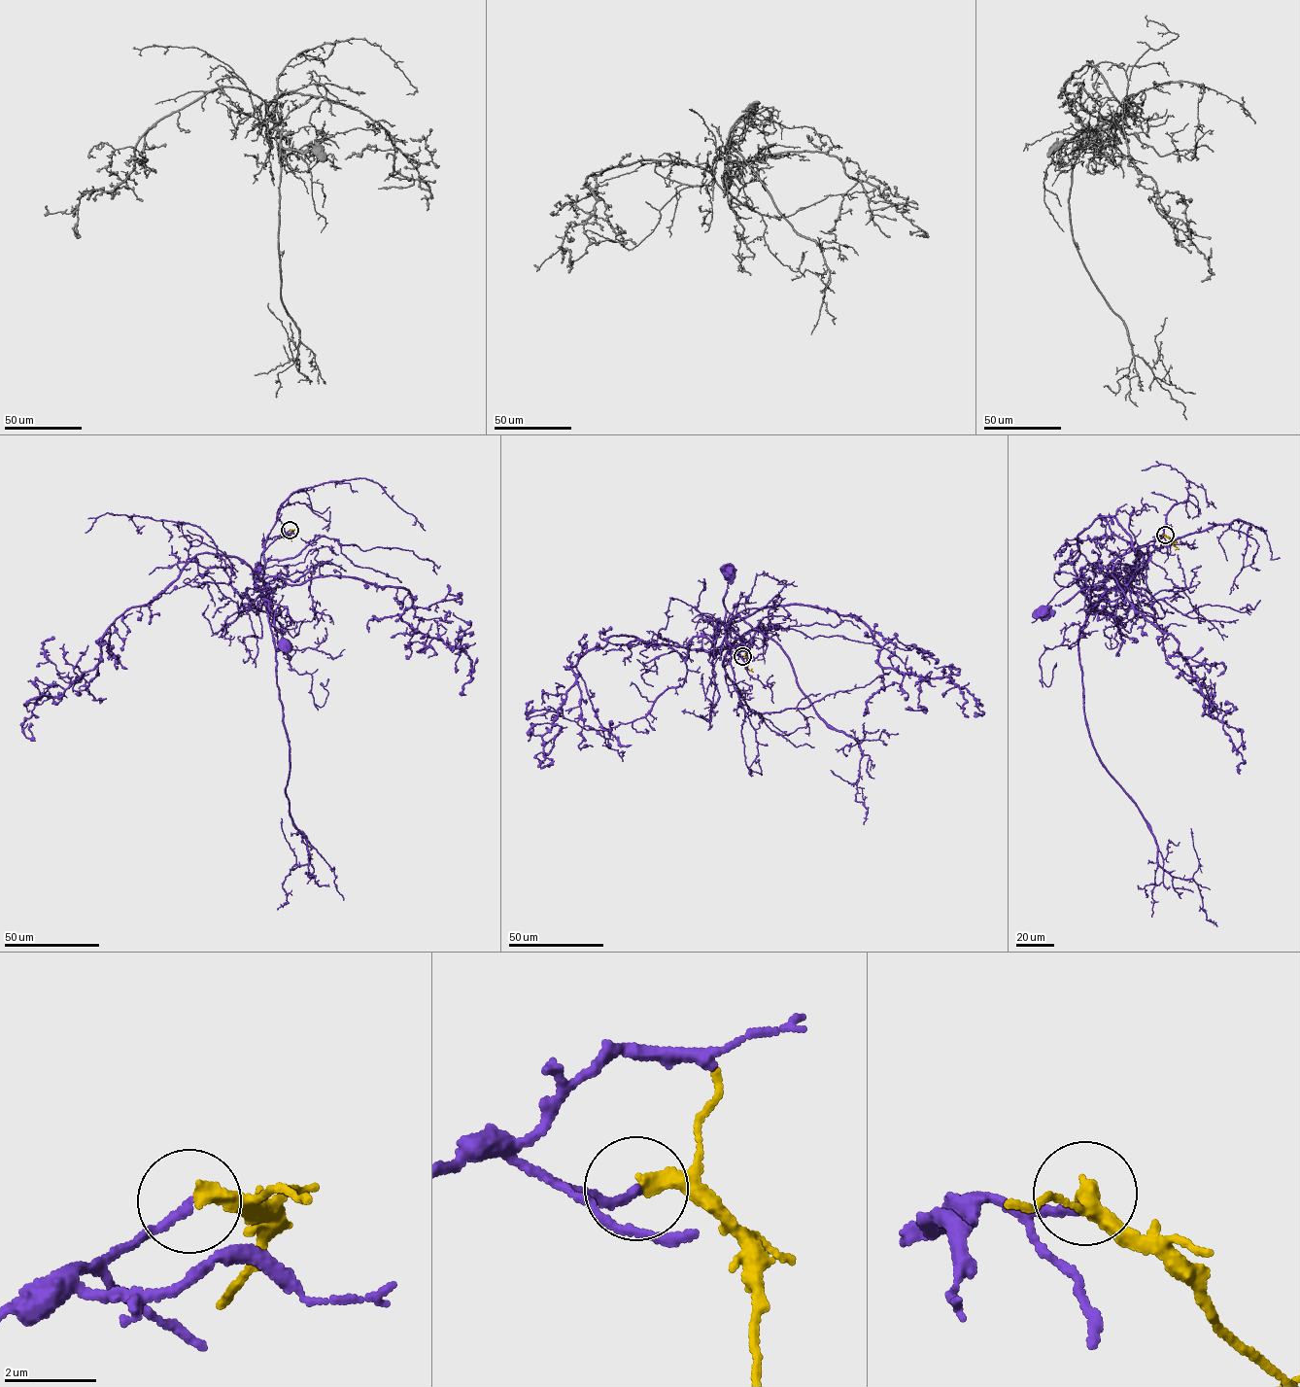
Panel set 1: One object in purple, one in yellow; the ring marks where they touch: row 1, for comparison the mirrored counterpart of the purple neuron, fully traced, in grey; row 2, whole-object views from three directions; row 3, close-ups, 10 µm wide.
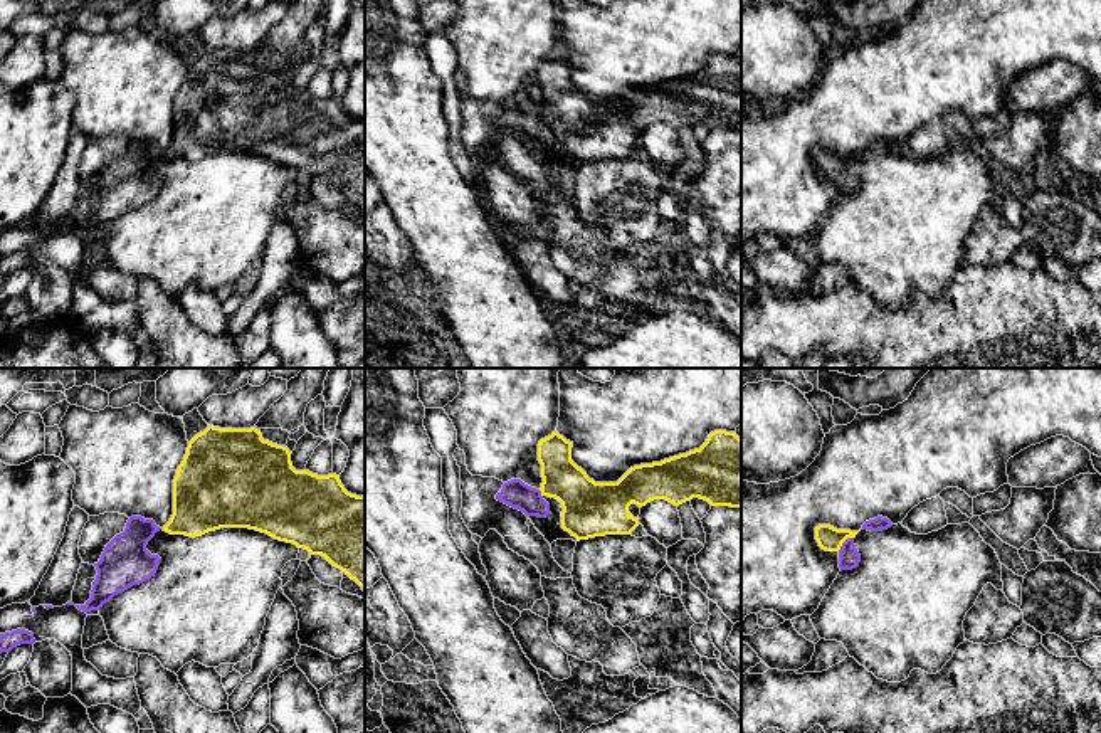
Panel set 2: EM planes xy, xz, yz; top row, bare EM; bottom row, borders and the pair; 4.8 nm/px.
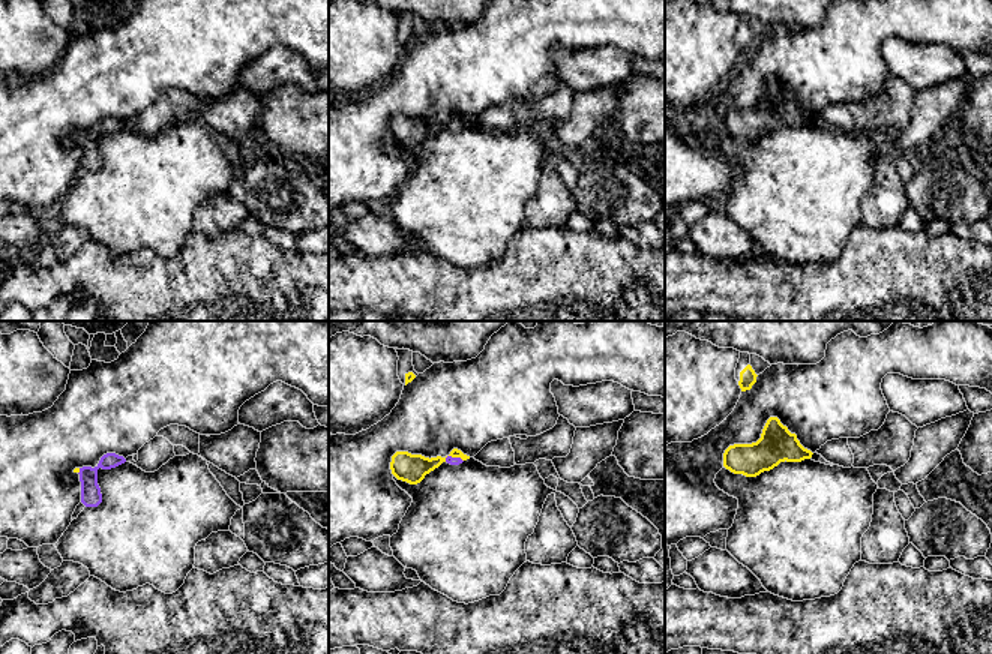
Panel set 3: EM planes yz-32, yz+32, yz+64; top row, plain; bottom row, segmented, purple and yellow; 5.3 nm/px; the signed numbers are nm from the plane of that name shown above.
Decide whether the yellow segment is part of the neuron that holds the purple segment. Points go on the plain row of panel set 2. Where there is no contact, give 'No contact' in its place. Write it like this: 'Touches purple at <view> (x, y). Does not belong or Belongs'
Touches purple at yz (844, 165). Belongs

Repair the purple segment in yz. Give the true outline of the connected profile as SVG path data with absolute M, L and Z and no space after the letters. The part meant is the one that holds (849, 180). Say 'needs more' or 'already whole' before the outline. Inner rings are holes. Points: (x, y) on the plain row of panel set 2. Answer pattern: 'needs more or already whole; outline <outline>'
needs more; outline M819 148L815 151L815 163L825 175L839 177L839 192L852 193L861 185L861 178L854 168L854 161L859 155L837 153L830 148Z

